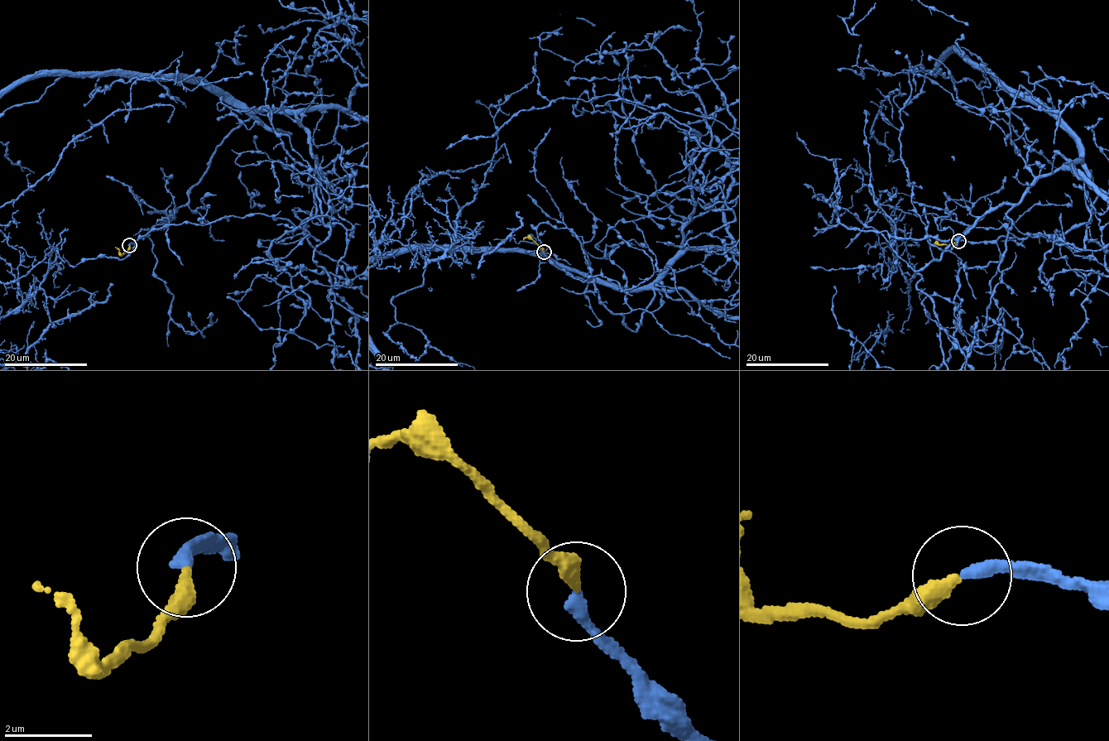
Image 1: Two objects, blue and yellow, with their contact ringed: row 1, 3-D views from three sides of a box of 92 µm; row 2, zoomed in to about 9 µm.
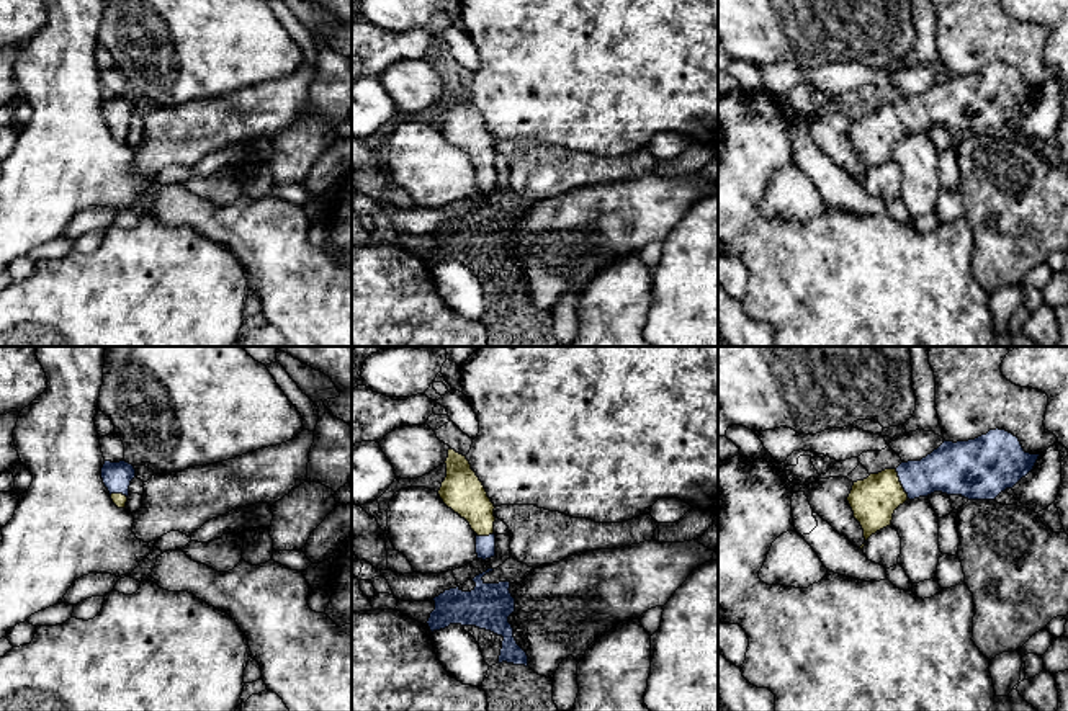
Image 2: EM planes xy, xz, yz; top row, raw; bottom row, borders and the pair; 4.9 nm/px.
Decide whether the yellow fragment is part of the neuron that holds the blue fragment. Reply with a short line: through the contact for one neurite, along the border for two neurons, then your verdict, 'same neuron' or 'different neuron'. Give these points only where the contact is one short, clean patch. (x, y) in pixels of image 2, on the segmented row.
yz (949, 469), (901, 484), (890, 487), (874, 500) | same neuron

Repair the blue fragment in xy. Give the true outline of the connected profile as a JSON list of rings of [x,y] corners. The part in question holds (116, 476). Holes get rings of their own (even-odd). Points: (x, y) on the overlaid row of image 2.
[[[105,461],[101,467],[101,479],[110,492],[113,503],[118,508],[126,508],[129,485],[134,477],[136,477],[136,469],[132,464],[126,461],[119,463]]]

